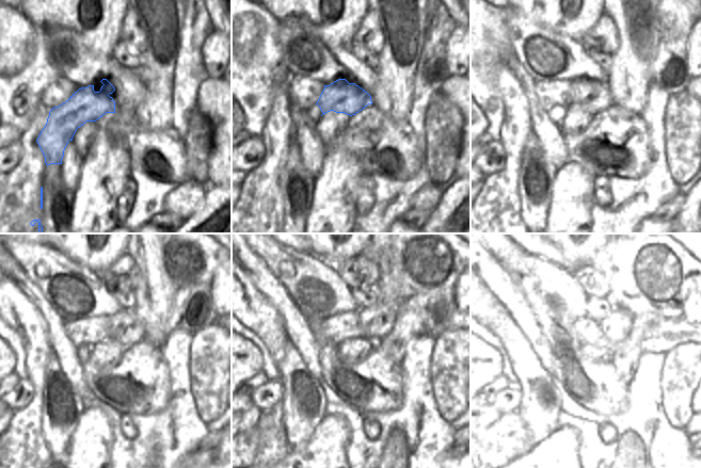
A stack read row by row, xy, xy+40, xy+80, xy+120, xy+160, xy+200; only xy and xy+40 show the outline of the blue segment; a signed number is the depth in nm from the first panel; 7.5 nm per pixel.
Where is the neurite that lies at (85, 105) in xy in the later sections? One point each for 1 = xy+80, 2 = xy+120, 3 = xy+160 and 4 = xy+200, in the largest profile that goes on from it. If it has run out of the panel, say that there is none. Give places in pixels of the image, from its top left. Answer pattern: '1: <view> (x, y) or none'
1: xy+80 (592, 96)
2: xy+120 (125, 327)
3: xy+160 (377, 321)
4: xy+200 (622, 313)

